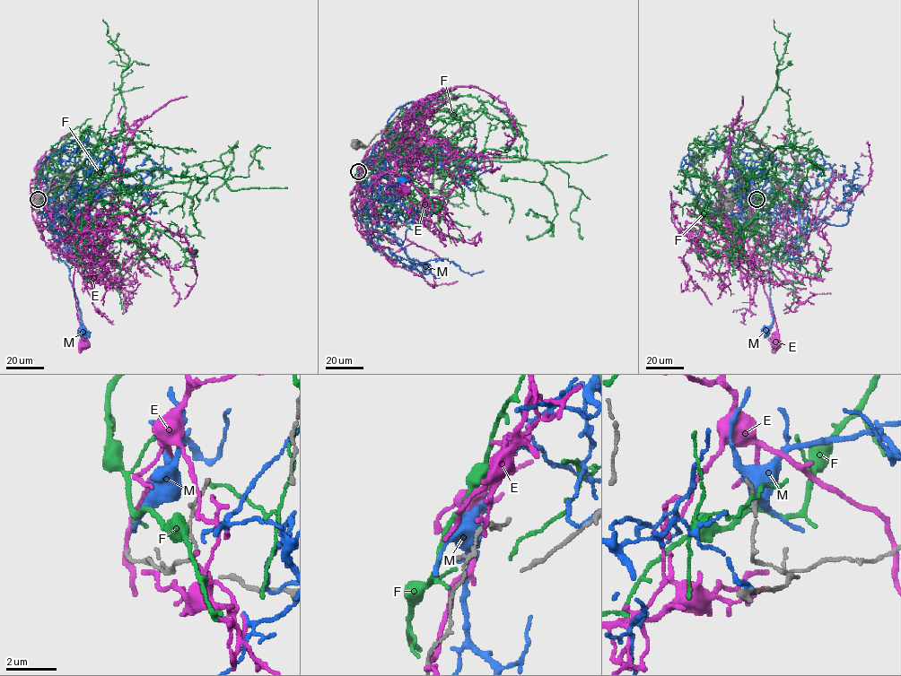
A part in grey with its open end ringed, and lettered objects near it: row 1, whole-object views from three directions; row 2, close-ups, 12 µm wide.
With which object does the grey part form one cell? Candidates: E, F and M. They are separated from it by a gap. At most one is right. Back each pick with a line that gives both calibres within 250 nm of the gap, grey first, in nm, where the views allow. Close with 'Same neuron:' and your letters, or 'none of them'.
Same neuron: none of them

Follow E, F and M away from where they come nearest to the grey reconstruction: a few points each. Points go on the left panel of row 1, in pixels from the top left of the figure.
E: (37, 201), (51, 211), (52, 222), (64, 237), (74, 243), (77, 258), (74, 295), (84, 343)
F: (37, 197), (50, 171), (90, 177), (98, 195), (222, 177), (221, 155), (235, 145), (229, 177), (205, 200)
M: (37, 198), (39, 191), (67, 228), (58, 255), (69, 272), (82, 330)

